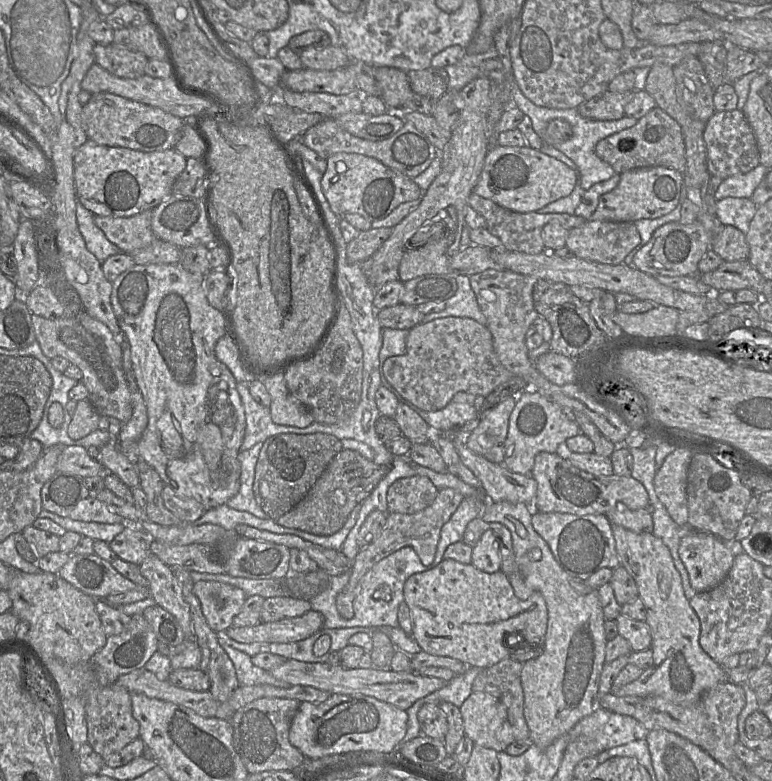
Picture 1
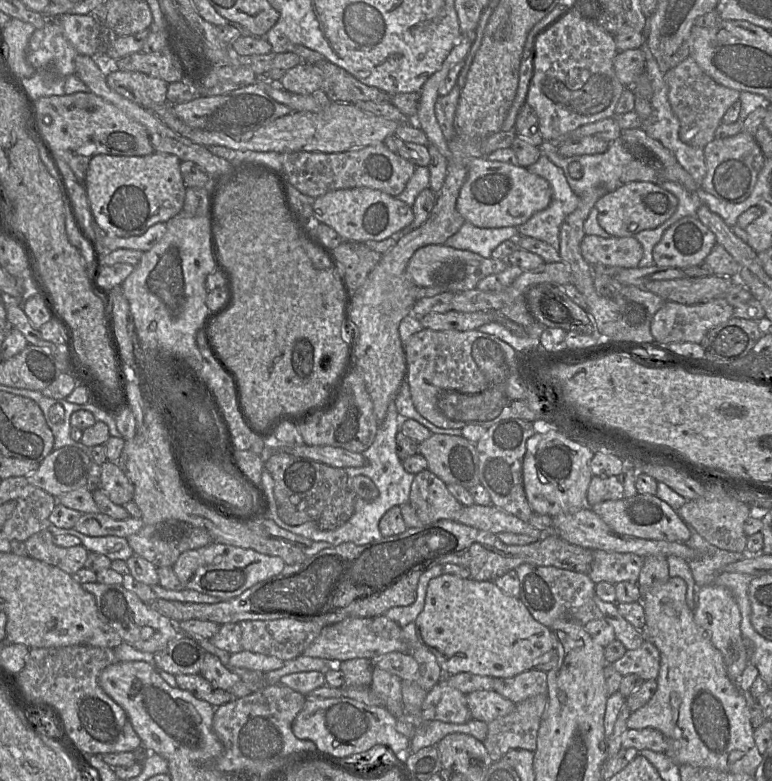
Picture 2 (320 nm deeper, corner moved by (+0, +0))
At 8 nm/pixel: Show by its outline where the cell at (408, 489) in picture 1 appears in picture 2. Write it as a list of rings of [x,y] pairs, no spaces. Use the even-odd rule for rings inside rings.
[[[428,469],[417,474],[412,481],[409,504],[423,524],[439,520],[457,521],[462,504],[448,491],[446,484]]]

